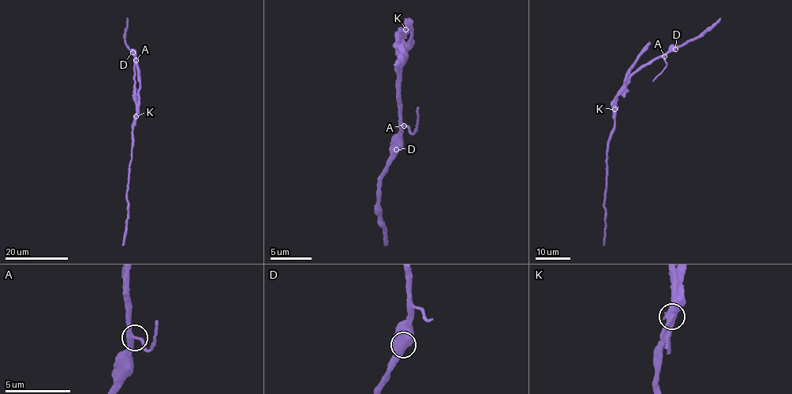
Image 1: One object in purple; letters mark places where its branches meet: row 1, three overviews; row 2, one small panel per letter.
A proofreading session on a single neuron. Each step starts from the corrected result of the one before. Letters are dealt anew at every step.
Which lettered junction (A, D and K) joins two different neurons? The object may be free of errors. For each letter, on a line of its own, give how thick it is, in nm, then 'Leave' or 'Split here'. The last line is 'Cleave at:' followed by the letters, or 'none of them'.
A: Thickness 360 nm. Leave
D: Thickness 600 nm. Leave
K: Thickness 550 nm. Split here
Cleave at: K

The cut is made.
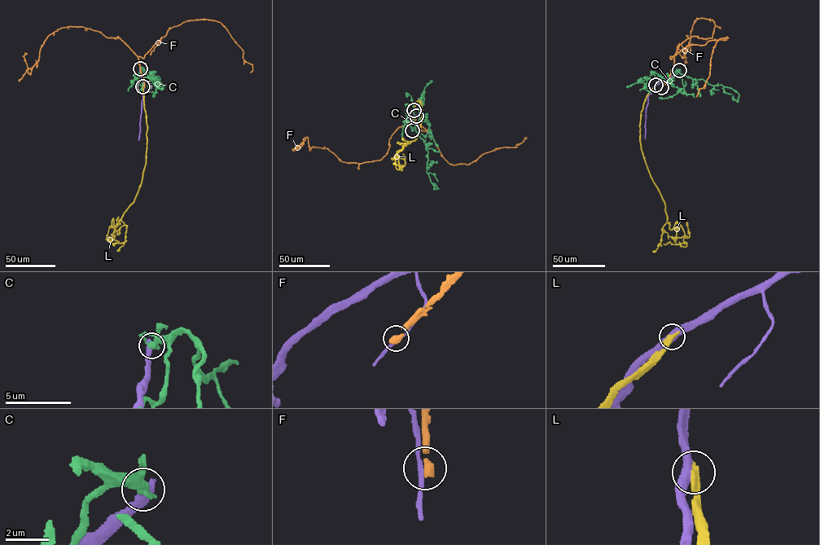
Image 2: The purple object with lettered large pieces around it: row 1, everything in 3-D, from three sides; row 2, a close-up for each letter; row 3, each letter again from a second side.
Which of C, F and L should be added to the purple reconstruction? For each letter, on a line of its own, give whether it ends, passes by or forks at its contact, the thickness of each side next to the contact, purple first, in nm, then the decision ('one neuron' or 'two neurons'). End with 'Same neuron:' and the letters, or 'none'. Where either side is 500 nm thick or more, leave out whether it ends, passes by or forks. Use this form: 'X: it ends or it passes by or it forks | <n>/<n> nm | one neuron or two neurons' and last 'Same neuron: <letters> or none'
C: 500/280 nm | two neurons
F: it ends | 200/440 nm | two neurons
L: it ends | 480/440 nm | two neurons
Same neuron: none

